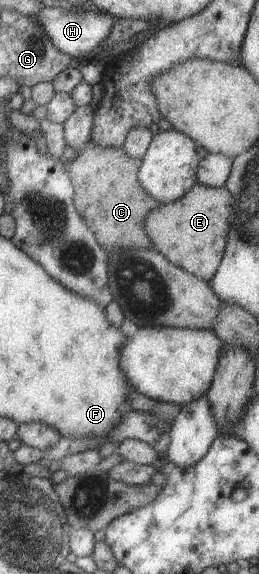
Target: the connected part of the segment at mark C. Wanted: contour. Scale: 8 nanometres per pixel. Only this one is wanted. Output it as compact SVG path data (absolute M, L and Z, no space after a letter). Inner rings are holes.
M89 143L67 168L72 186L76 212L88 222L89 229L98 238L98 244L107 252L124 248L150 246L144 234L142 220L148 212L161 204L140 186L137 172L141 159L130 158L122 147L104 148Z

